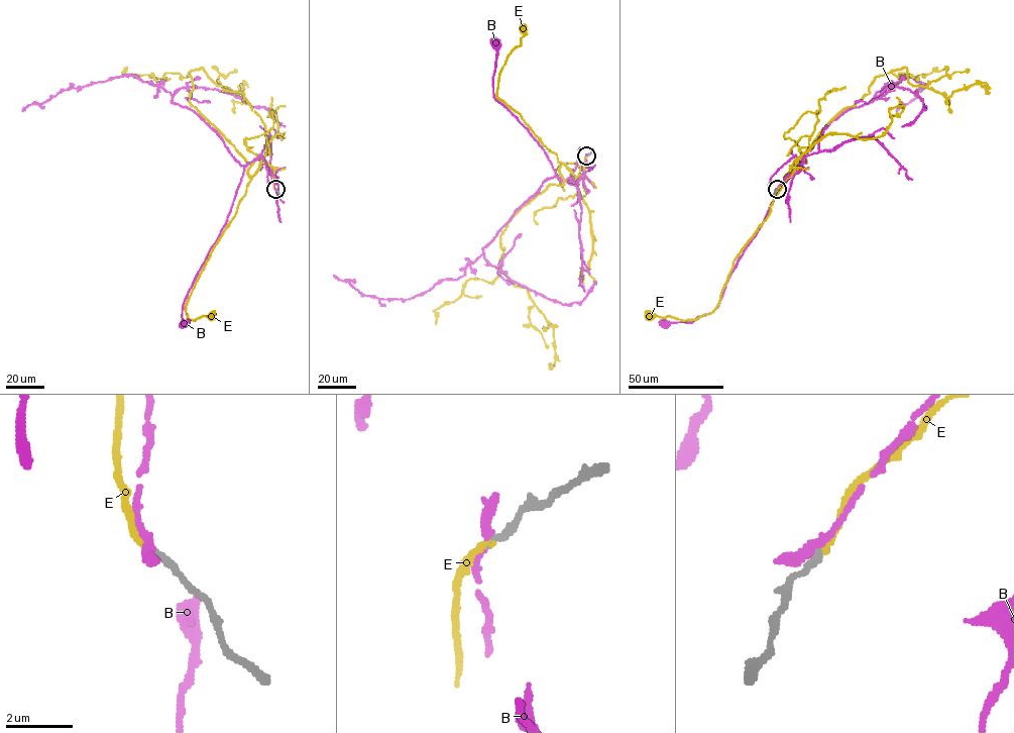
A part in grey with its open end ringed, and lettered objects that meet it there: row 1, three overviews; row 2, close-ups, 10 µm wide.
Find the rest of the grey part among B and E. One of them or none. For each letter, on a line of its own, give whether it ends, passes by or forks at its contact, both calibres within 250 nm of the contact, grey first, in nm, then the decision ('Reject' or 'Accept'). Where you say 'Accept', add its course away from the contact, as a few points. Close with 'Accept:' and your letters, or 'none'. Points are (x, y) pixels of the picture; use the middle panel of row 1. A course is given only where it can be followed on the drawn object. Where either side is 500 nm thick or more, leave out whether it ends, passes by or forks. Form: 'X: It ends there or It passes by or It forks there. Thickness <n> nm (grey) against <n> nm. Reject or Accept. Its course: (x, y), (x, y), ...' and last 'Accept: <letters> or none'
B: It passes by. Thickness 200 nm (grey) against 280 nm. Reject
E: It ends there. Thickness 240 nm (grey) against 180 nm. Accept. Its course: (586, 155), (585, 173), (574, 175), (518, 112), (496, 96), (499, 73), (506, 57), (521, 44), (524, 28)
Accept: E

